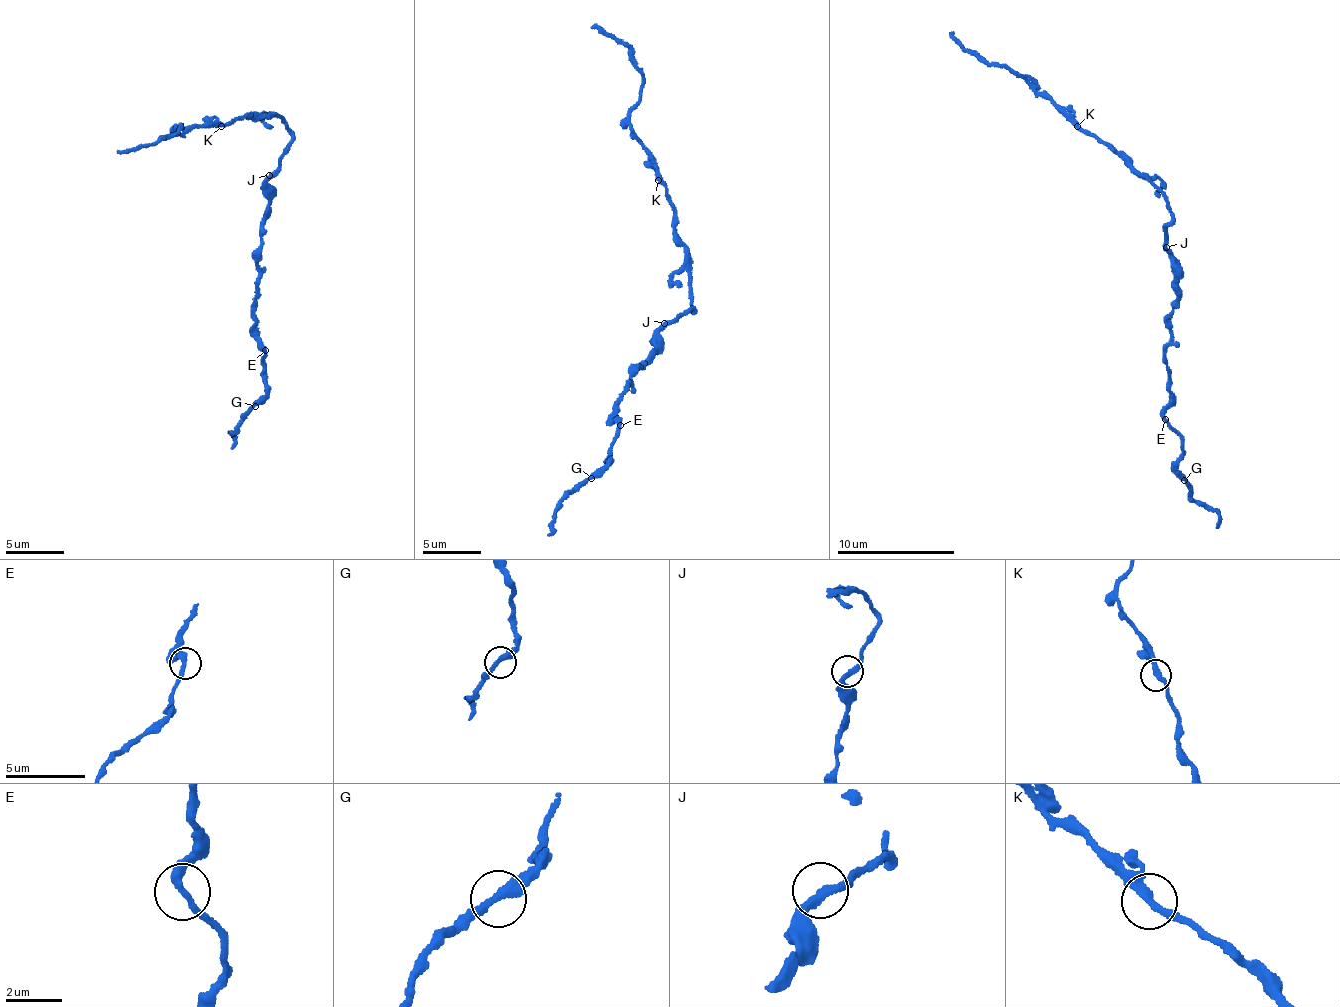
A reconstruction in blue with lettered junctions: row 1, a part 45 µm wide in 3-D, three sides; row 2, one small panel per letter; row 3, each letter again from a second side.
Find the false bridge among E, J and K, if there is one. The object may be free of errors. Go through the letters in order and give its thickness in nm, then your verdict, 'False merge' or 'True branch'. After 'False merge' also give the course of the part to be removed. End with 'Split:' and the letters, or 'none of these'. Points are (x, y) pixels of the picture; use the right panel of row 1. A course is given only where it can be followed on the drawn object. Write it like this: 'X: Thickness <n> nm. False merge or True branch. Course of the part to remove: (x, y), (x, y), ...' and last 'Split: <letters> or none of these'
E: Thickness 320 nm. True branch
J: Thickness 280 nm. True branch
K: Thickness 280 nm. True branch
Split: none of these

